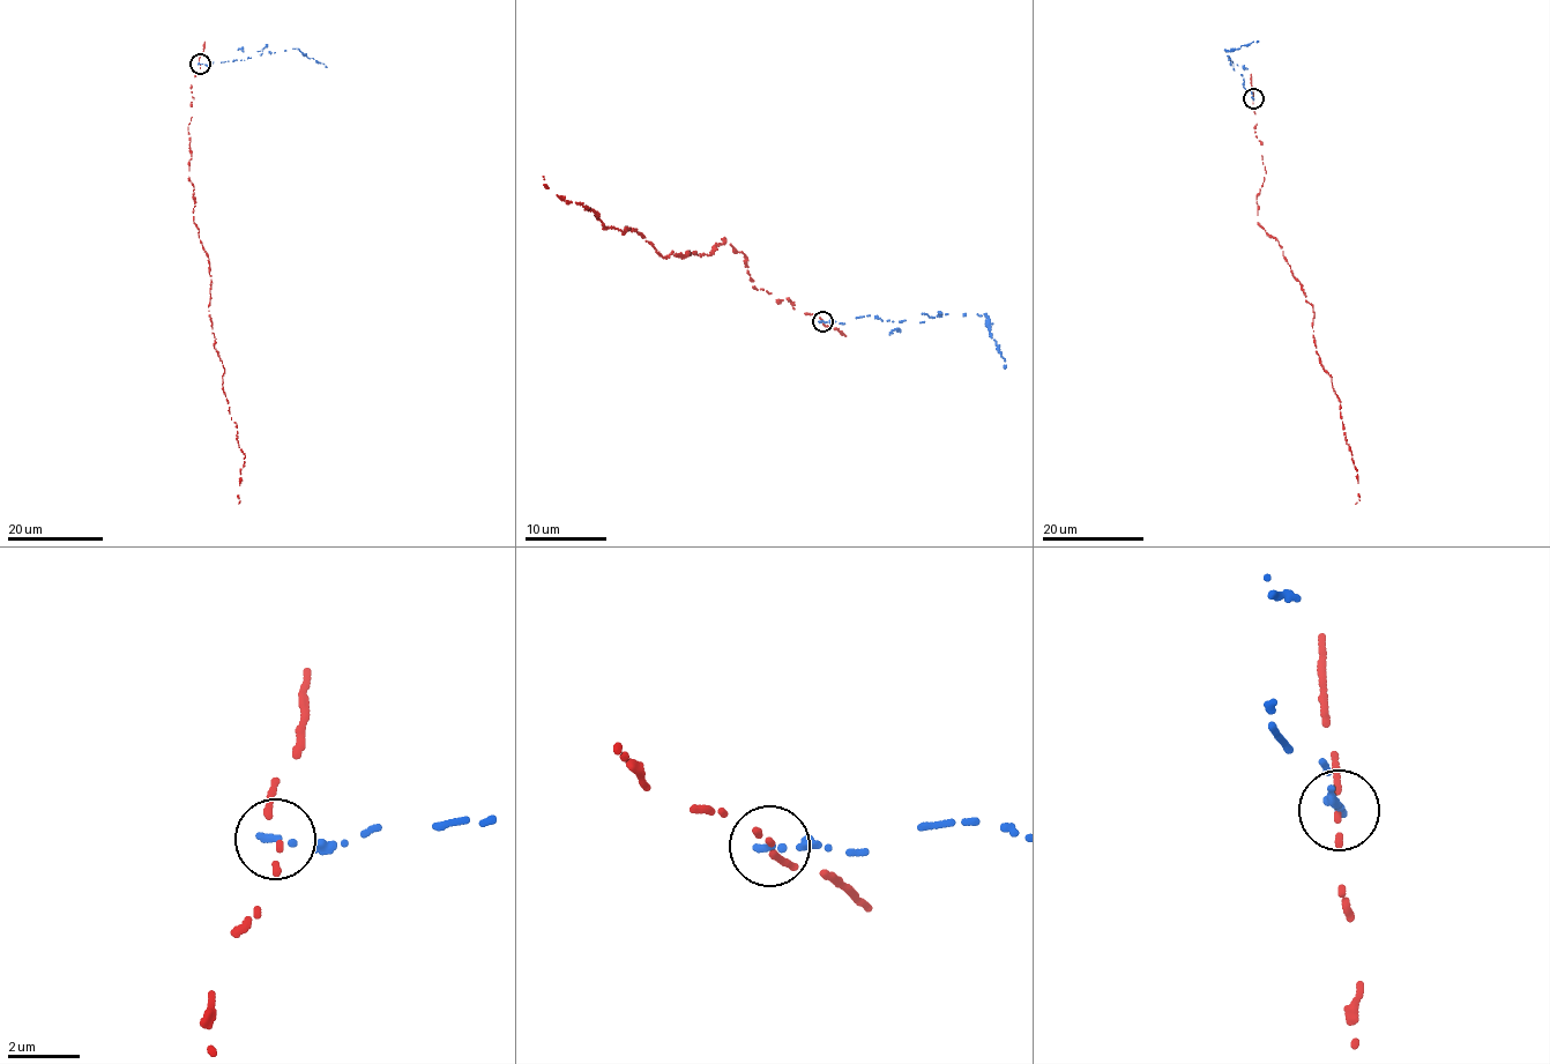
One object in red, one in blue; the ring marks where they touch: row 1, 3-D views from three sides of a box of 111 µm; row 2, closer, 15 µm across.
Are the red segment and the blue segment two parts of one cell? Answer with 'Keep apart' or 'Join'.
Keep apart

